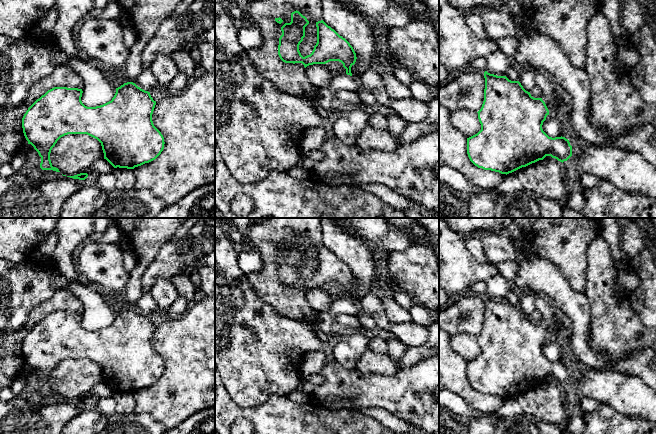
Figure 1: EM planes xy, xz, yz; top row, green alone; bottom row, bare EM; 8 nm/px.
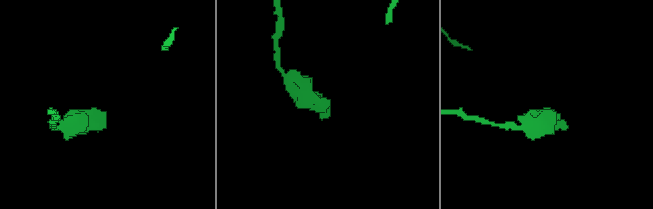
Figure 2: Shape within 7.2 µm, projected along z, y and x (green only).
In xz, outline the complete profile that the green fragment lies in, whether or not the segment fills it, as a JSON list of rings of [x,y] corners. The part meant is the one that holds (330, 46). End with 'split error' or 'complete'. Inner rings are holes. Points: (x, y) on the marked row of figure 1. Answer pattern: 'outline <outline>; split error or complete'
outline [[[299,11],[291,13],[291,22],[281,27],[278,55],[285,63],[302,63],[306,68],[313,64],[326,64],[339,61],[346,69],[346,74],[352,76],[351,67],[356,62],[356,53],[350,43],[340,36],[323,20],[316,22],[317,43],[310,55],[303,57],[299,45],[305,37],[305,27],[309,21]]]; complete

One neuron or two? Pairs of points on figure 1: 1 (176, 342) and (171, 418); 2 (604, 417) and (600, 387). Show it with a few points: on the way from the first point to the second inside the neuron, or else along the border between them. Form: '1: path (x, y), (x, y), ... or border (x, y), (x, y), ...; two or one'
1: path (177, 361), (177, 396), (175, 399); one
2: border (600, 402), (610, 404), (623, 414); two

